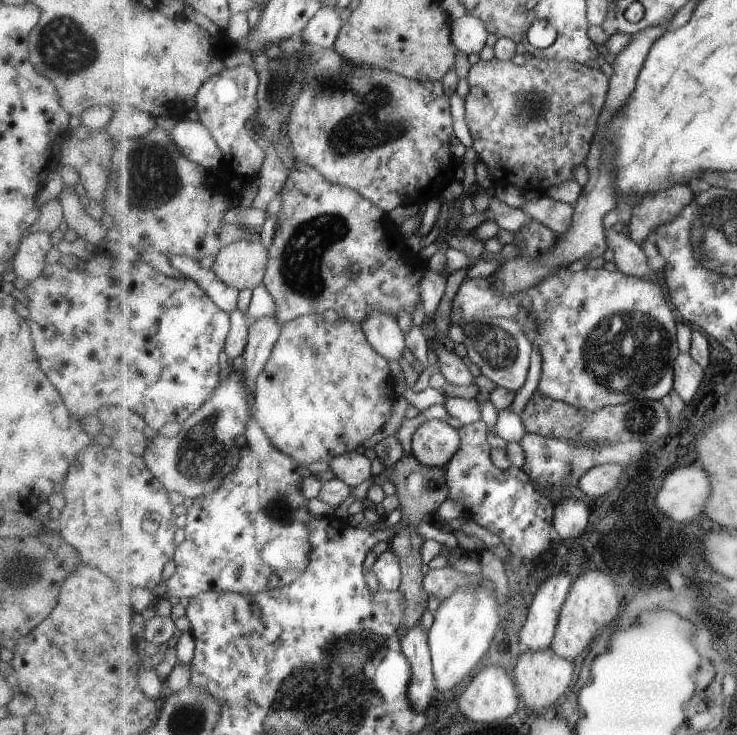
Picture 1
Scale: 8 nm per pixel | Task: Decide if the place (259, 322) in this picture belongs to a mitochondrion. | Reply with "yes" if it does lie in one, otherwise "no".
no

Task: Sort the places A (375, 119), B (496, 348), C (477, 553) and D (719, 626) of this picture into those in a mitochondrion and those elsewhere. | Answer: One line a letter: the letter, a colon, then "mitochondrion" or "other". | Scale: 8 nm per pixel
A: mitochondrion
B: mitochondrion
C: other
D: other

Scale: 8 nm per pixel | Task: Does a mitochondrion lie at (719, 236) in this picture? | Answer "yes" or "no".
yes

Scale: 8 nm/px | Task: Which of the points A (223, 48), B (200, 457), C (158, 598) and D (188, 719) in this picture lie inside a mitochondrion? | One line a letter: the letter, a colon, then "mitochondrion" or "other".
A: other
B: mitochondrion
C: other
D: mitochondrion

